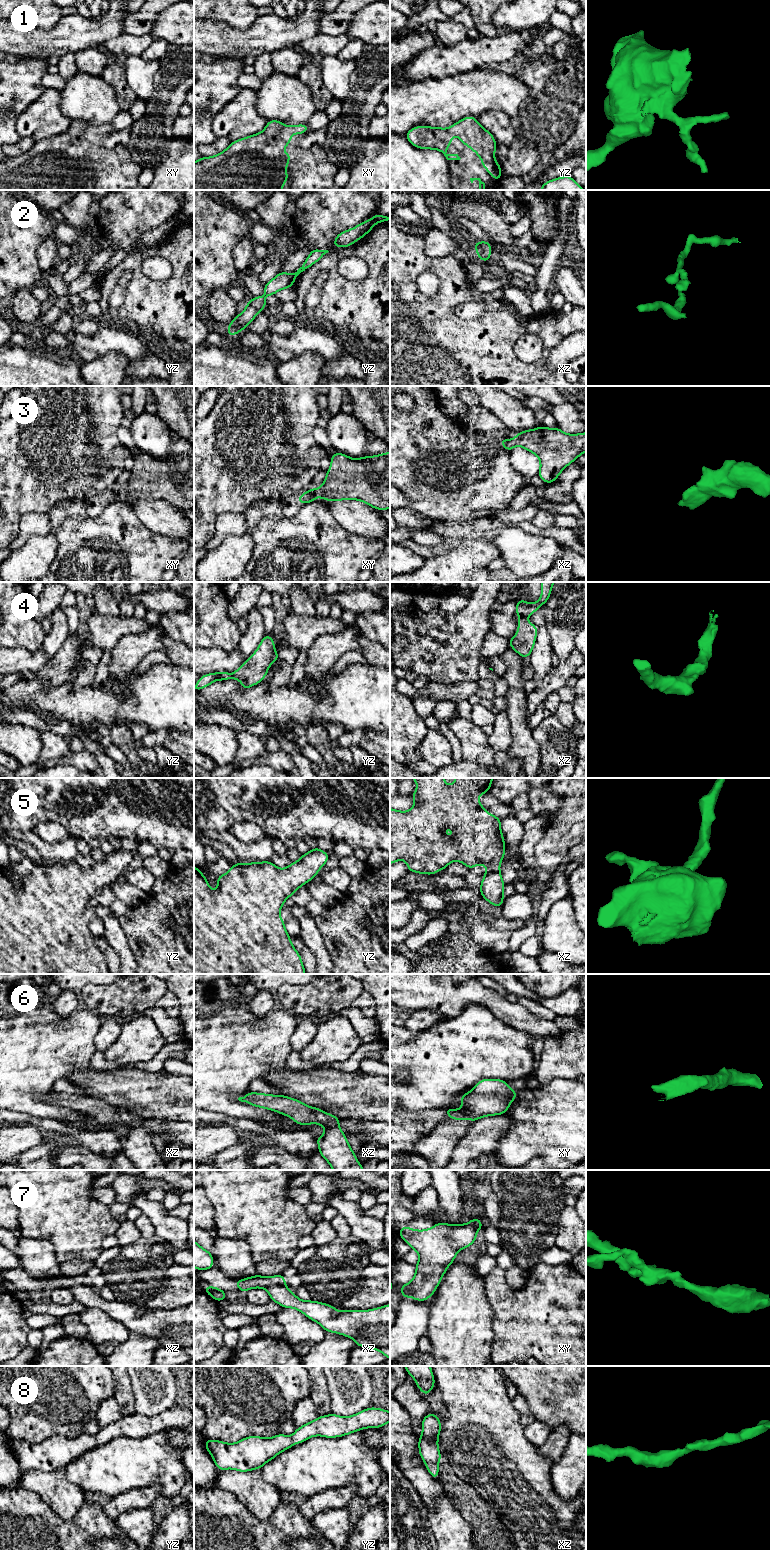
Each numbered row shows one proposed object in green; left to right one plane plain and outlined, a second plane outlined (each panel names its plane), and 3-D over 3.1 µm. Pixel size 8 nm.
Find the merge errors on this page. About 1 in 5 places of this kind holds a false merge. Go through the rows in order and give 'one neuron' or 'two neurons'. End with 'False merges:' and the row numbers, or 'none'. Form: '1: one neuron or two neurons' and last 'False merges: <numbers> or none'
1: one neuron
2: one neuron
3: one neuron
4: one neuron
5: one neuron
6: one neuron
7: one neuron
8: one neuron
False merges: none

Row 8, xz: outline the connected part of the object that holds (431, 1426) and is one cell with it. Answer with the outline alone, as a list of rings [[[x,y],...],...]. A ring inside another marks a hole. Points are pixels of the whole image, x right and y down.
[[[436,1414],[426,1415],[422,1419],[422,1434],[418,1440],[419,1455],[434,1479],[439,1479],[438,1464],[441,1461],[441,1453],[438,1448],[438,1439],[441,1426]]]

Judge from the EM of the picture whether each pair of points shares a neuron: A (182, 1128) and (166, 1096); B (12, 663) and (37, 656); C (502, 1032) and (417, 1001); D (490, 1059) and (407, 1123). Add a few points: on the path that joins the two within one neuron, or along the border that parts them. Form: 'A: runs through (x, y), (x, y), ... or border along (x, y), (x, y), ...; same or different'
A: border along (160, 1120), (183, 1122); different
B: runs through (18, 660), (31, 660); same
C: border along (477, 1003), (471, 1003), (455, 1016), (445, 1017); different
D: border along (444, 1107), (414, 1111), (400, 1110); different

